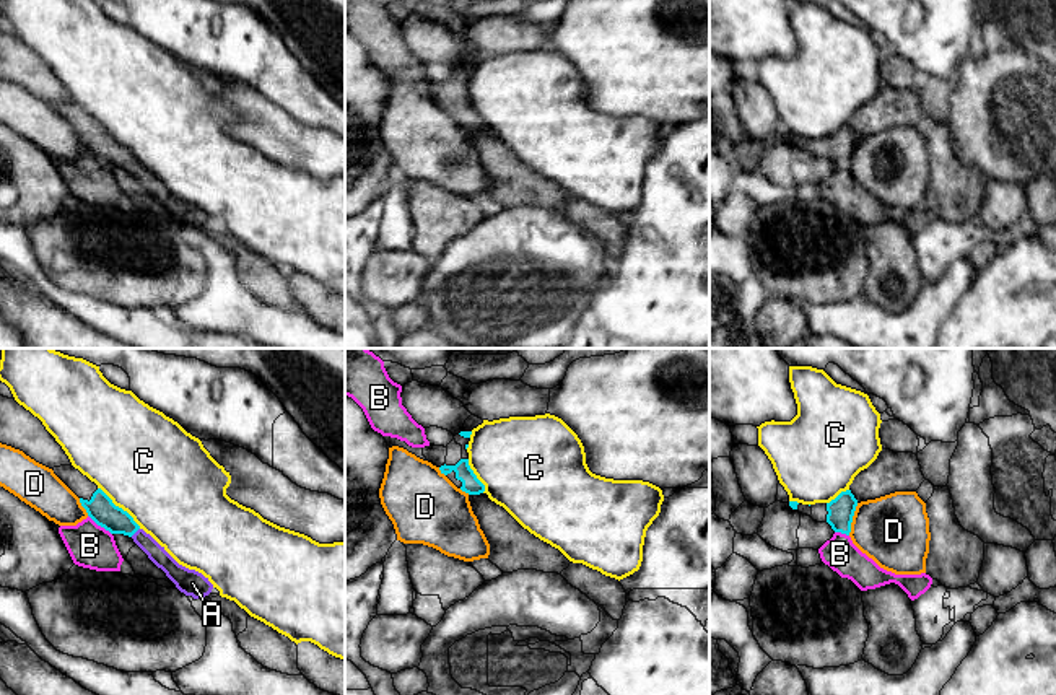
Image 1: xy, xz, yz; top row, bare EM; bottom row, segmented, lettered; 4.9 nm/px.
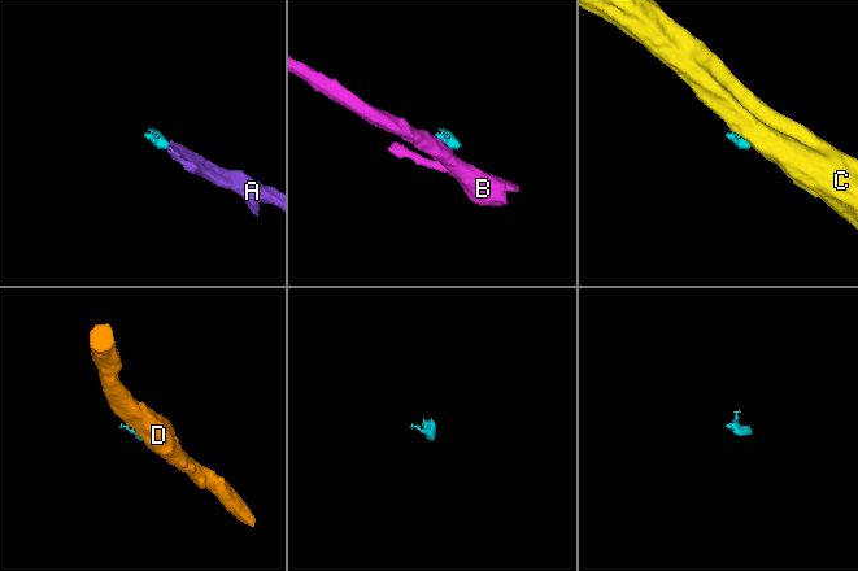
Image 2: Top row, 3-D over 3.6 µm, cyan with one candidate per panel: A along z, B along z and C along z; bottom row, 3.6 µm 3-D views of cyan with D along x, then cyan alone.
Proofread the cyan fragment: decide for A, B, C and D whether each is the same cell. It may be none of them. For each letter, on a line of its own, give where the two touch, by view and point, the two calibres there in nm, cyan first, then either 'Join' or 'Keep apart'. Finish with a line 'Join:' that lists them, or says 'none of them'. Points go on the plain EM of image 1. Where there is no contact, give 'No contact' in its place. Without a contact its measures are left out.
A: Touches cyan at xy (134, 168). Thickness 140 nm (cyan) against 90 nm. Join
B: Touches cyan at xy (100, 160). Thickness 140 nm (cyan) against 220 nm. Keep apart
C: Touches cyan at xy (121, 144). Thickness 140 nm (cyan) against 500 nm. Keep apart
D: Touches cyan at yz (851, 155). Thickness 130 nm (cyan) against 360 nm. Keep apart
Join: A

